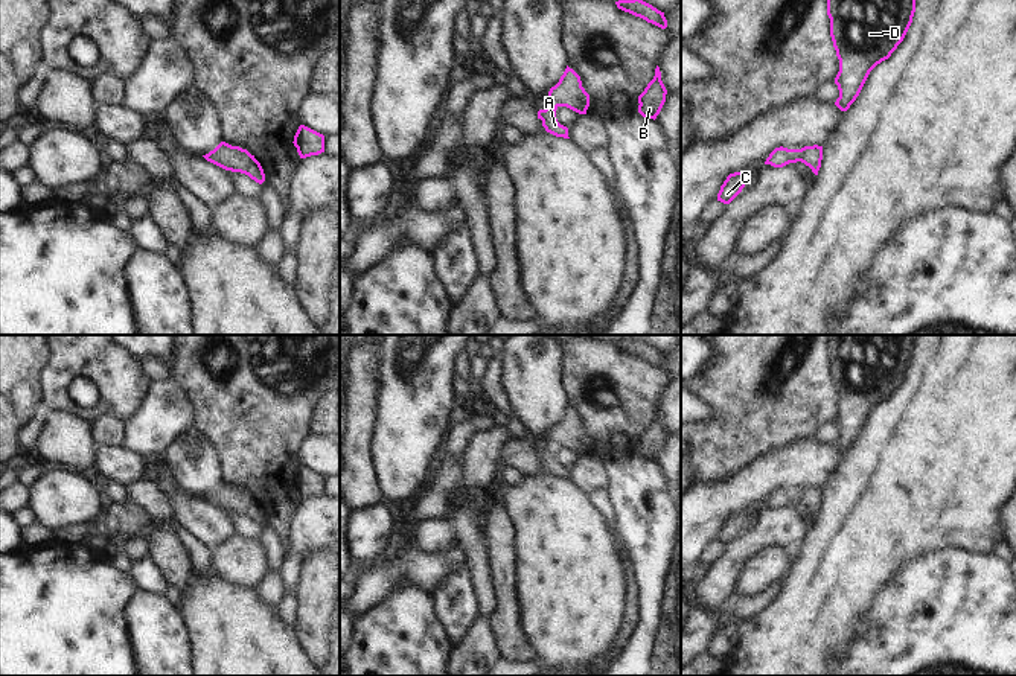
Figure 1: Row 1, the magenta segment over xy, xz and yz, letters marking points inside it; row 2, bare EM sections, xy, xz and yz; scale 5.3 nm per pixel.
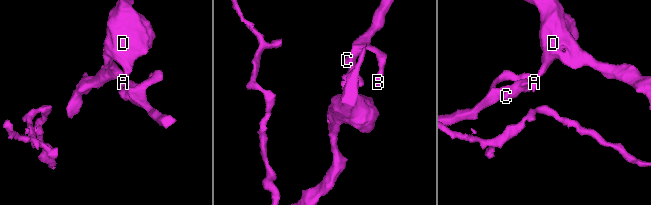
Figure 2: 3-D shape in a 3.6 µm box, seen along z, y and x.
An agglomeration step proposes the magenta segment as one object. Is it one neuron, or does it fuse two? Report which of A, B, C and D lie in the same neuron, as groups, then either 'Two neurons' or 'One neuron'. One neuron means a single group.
Groups: A D / B C. Two neurons.

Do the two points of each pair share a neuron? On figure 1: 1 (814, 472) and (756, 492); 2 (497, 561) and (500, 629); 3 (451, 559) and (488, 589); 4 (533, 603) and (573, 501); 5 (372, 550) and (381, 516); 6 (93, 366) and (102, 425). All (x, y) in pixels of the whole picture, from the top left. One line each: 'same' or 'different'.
1: same
2: same
3: different
4: same
5: same
6: different

